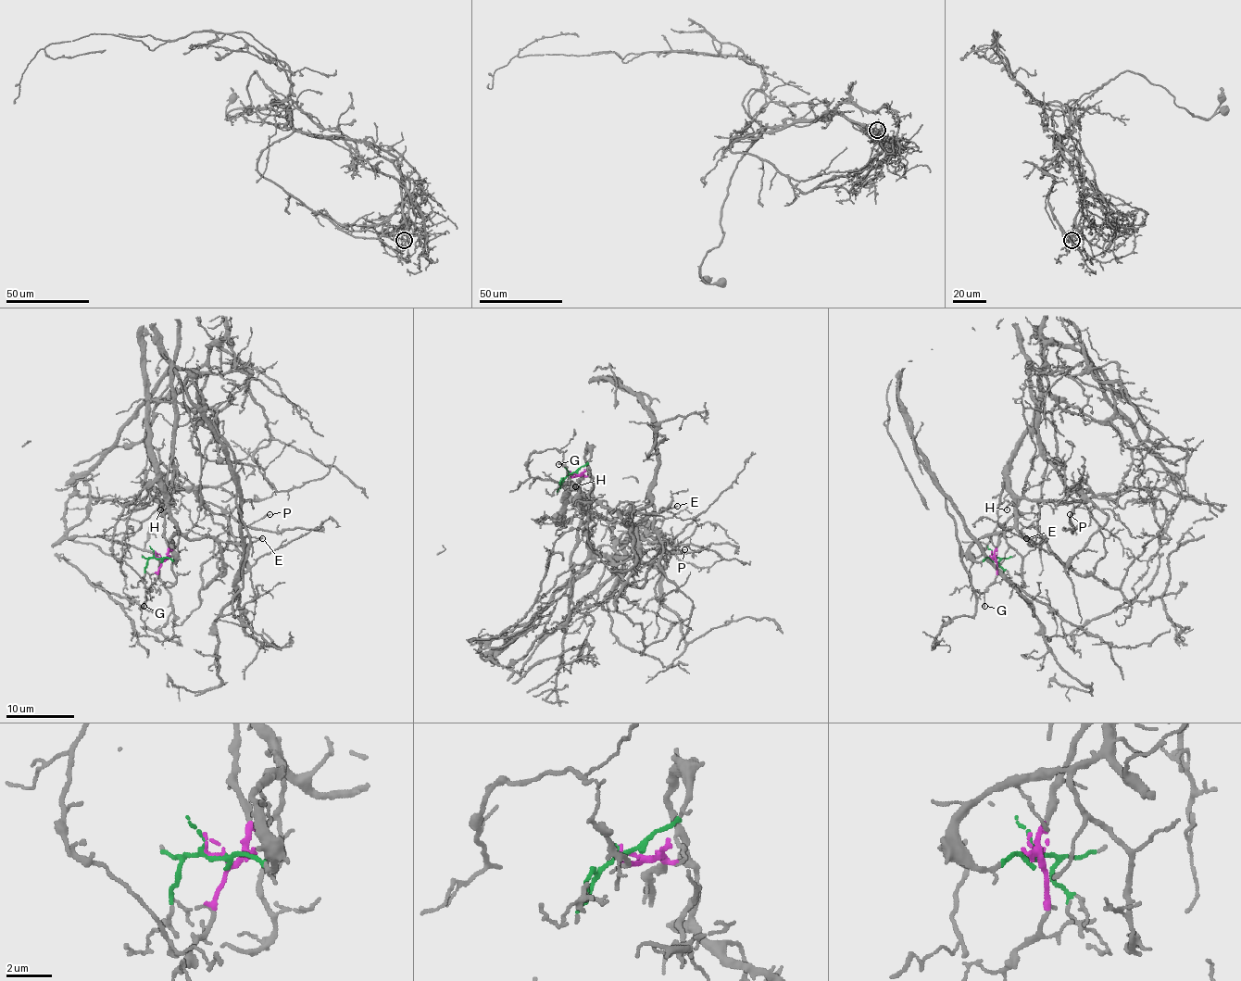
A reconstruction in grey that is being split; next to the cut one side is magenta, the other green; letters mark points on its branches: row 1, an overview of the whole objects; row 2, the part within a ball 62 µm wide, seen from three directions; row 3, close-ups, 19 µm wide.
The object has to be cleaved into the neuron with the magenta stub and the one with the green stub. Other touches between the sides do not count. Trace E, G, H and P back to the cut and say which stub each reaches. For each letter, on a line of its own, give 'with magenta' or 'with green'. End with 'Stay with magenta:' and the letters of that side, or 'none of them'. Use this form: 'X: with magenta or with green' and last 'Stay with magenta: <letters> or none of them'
E: with green
G: with magenta
H: with magenta
P: with magenta
Stay with magenta: G, H, P

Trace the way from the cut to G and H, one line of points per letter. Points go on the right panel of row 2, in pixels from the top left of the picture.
G: (994, 557), (996, 577), (984, 594), (984, 606)
H: (994, 557), (1004, 522), (1014, 507), (1008, 505), (1006, 510)

